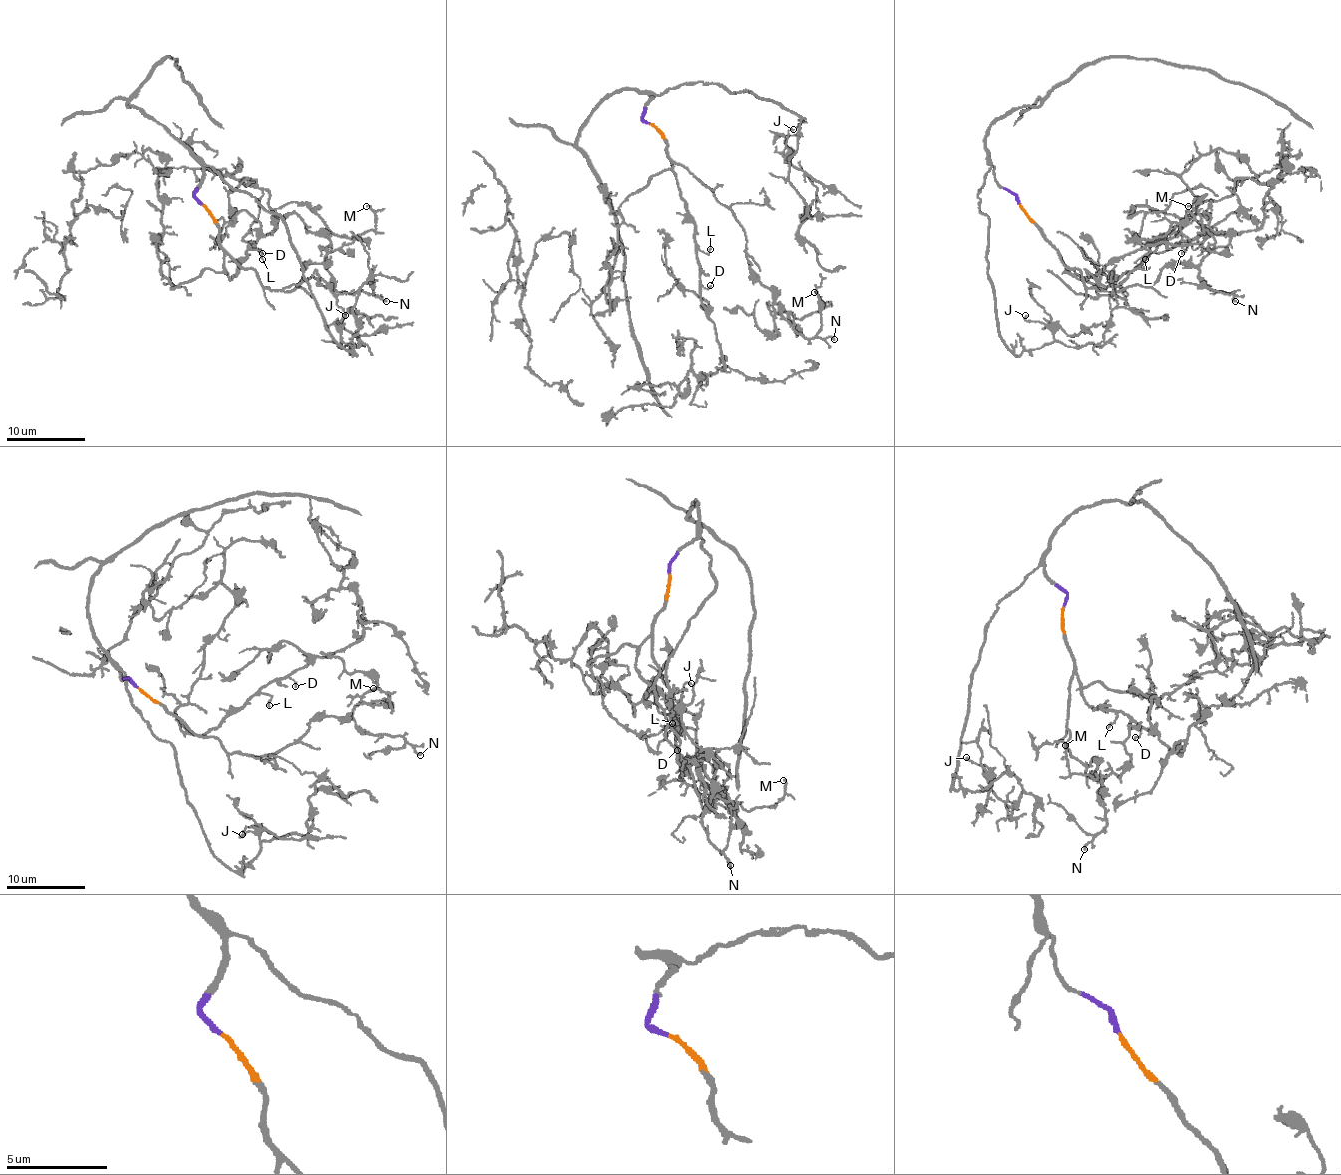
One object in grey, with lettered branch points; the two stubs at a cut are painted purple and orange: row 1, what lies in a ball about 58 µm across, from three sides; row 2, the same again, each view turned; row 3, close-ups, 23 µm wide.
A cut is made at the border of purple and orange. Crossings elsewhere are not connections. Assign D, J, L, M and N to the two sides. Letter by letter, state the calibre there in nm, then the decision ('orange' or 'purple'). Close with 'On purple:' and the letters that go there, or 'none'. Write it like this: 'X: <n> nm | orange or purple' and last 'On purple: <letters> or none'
D: 130 nm | orange
J: 140 nm | purple
L: 150 nm | orange
M: 150 nm | orange
N: 190 nm | orange
On purple: J

